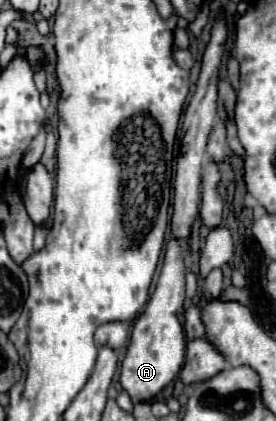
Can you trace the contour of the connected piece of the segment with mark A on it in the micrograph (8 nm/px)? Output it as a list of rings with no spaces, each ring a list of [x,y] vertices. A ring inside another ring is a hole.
[[[170,238],[166,246],[166,256],[164,256],[164,266],[156,284],[154,294],[150,296],[146,310],[140,314],[140,318],[134,324],[132,336],[130,336],[130,346],[126,350],[126,358],[122,362],[122,374],[120,382],[122,388],[130,394],[132,402],[144,402],[152,396],[156,396],[166,384],[170,384],[182,364],[184,364],[184,354],[186,354],[186,340],[182,326],[178,322],[178,308],[184,304],[184,246],[186,242],[180,238]]]

